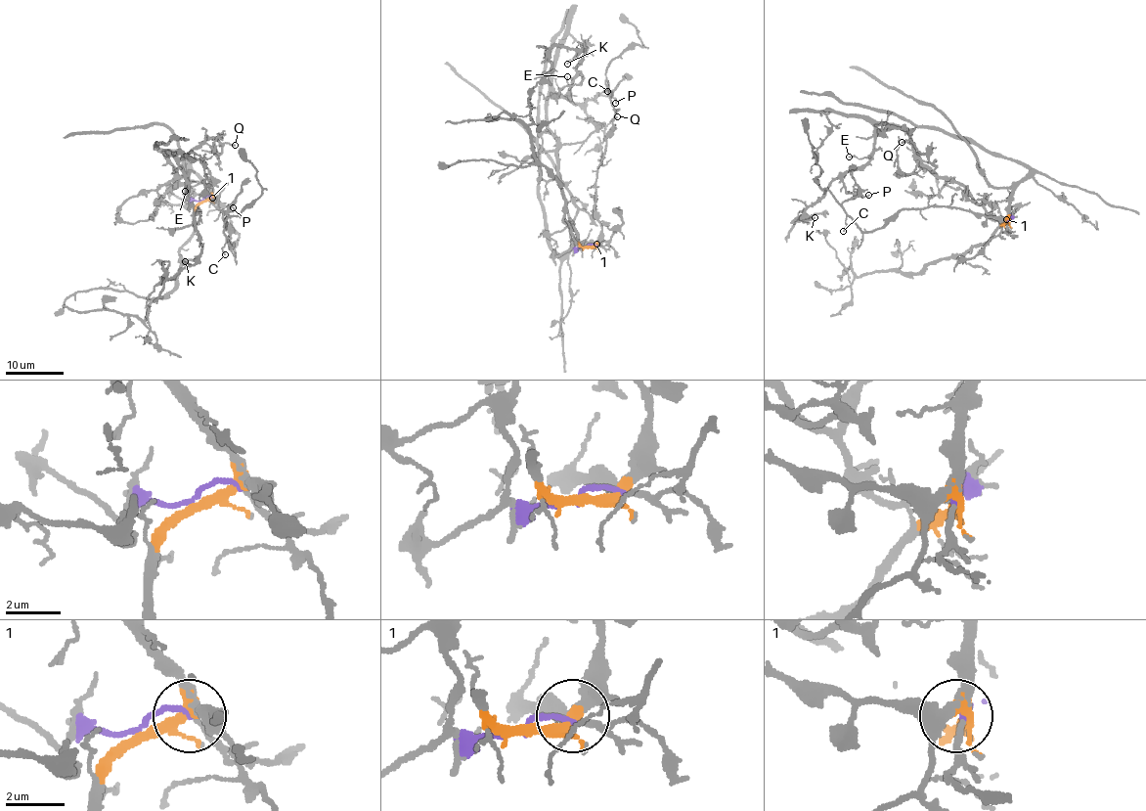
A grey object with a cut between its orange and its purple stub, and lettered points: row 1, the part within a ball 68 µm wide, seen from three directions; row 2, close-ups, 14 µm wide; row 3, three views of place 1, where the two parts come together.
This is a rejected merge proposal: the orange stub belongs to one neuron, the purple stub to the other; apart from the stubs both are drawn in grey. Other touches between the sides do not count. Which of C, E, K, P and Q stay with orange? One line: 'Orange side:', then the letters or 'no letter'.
Orange side: C, P

